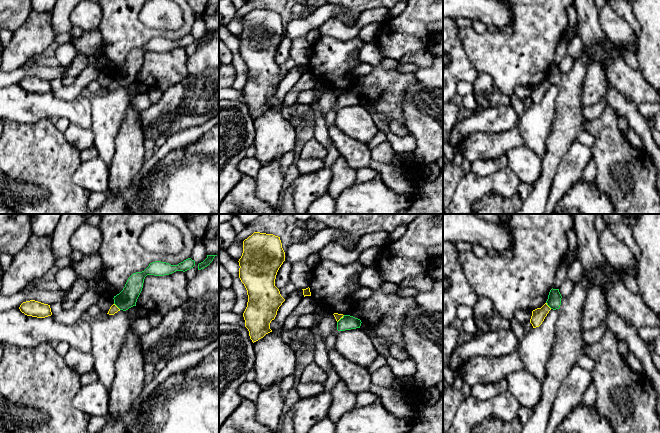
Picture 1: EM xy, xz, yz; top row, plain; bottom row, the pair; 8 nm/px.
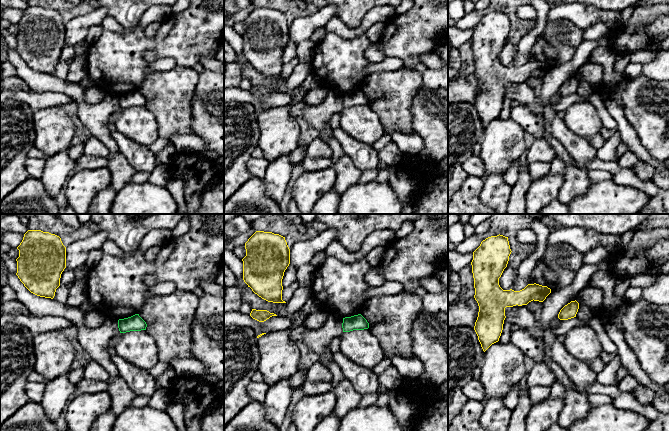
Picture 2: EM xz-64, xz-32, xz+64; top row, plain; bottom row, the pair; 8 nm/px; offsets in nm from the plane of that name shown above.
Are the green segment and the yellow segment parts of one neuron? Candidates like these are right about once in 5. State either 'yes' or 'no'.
no

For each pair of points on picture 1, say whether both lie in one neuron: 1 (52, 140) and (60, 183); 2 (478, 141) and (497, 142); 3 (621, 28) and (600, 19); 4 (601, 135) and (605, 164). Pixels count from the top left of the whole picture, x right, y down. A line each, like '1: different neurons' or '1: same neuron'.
1: same neuron
2: same neuron
3: same neuron
4: same neuron

